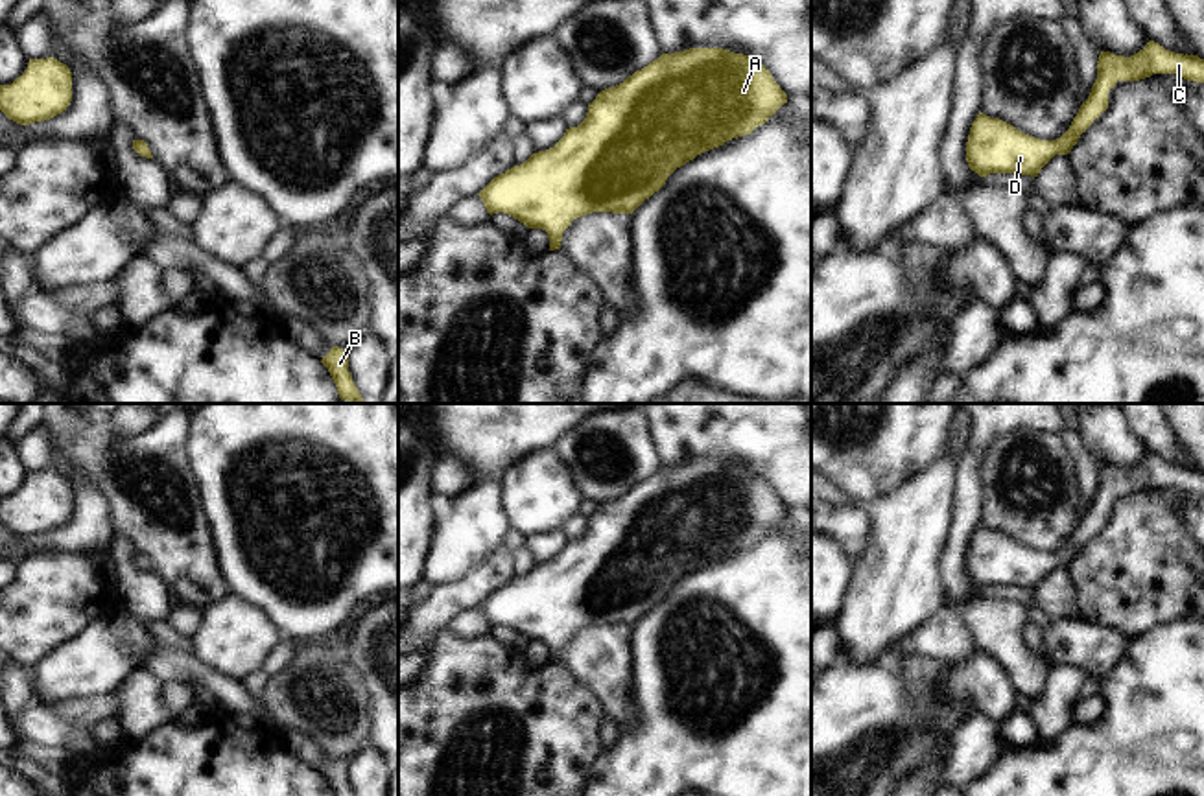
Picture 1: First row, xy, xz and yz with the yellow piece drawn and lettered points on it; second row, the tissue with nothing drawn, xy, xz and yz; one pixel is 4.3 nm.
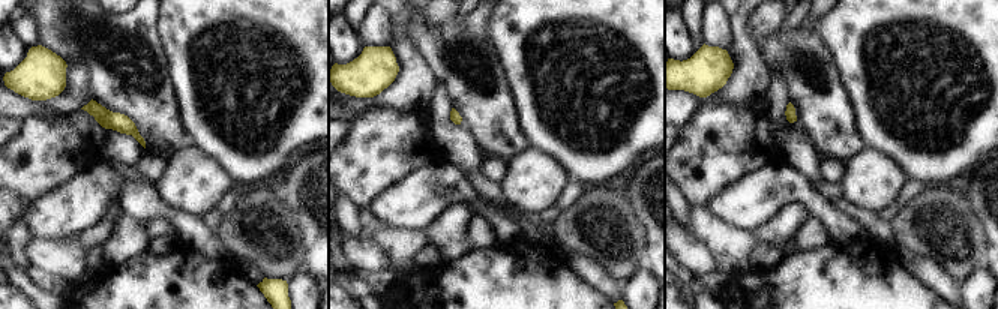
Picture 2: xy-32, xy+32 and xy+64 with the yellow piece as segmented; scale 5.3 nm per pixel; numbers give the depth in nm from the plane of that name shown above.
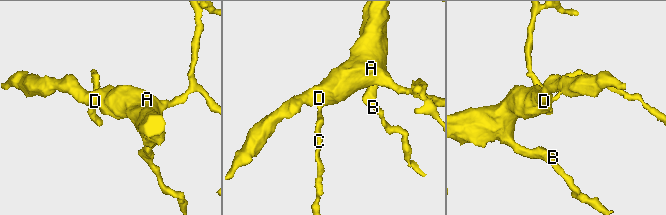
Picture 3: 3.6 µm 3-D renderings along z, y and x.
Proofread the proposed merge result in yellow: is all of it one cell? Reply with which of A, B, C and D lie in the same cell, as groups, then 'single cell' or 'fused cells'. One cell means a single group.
A B C D; single cell

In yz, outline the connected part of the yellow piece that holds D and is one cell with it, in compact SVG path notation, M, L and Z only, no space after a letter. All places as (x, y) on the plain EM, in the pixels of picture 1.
M1154 453L1130 470L1101 464L1092 505L1060 551L1040 553L979 525L970 540L966 575L979 590L1021 586L1034 591L1055 568L1068 568L1093 533L1108 521L1108 503L1117 494L1139 494L1152 486L1180 486L1187 494L1204 496L1204 472L1169 464Z

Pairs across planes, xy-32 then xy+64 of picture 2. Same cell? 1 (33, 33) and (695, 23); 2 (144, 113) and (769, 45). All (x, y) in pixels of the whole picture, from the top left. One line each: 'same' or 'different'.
1: different
2: same

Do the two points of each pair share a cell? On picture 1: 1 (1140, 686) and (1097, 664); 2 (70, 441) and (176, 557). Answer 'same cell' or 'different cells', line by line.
1: different cells
2: same cell

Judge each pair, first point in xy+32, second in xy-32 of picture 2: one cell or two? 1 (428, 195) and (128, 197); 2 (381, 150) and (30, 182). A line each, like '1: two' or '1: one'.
1: two
2: one

